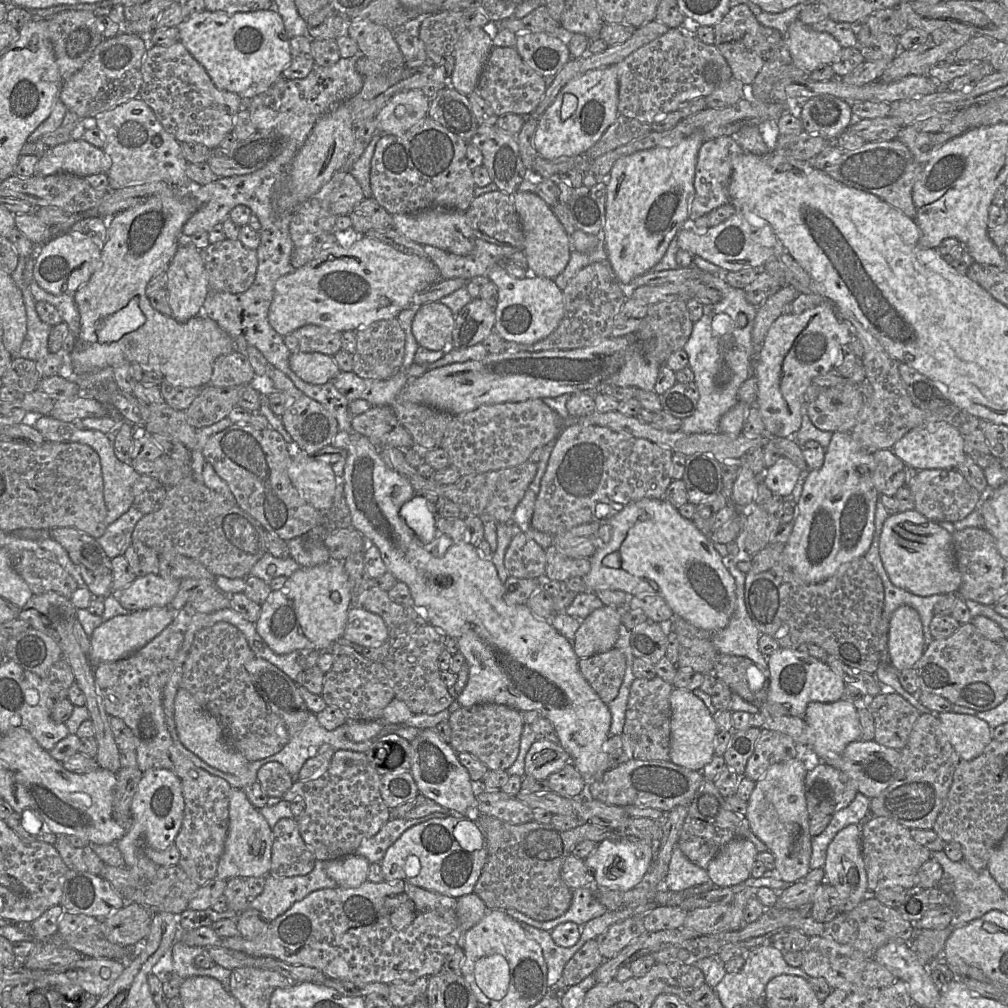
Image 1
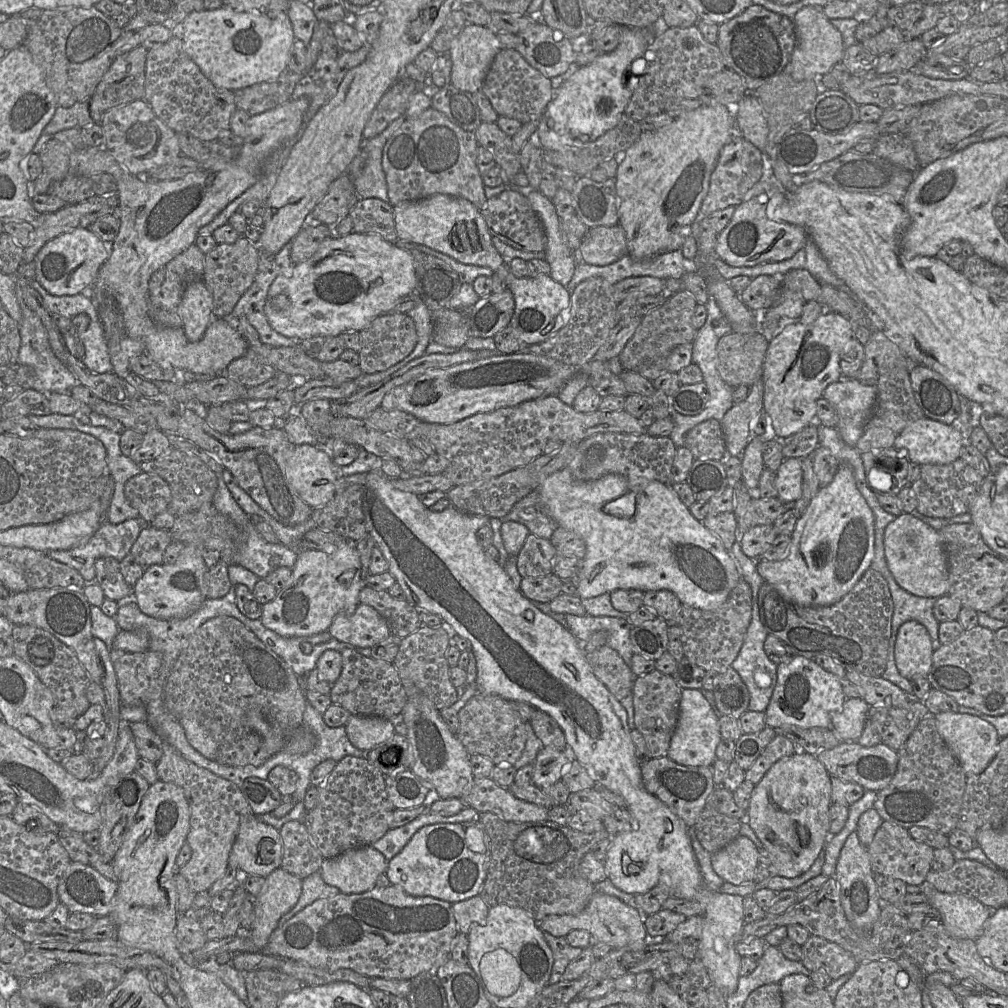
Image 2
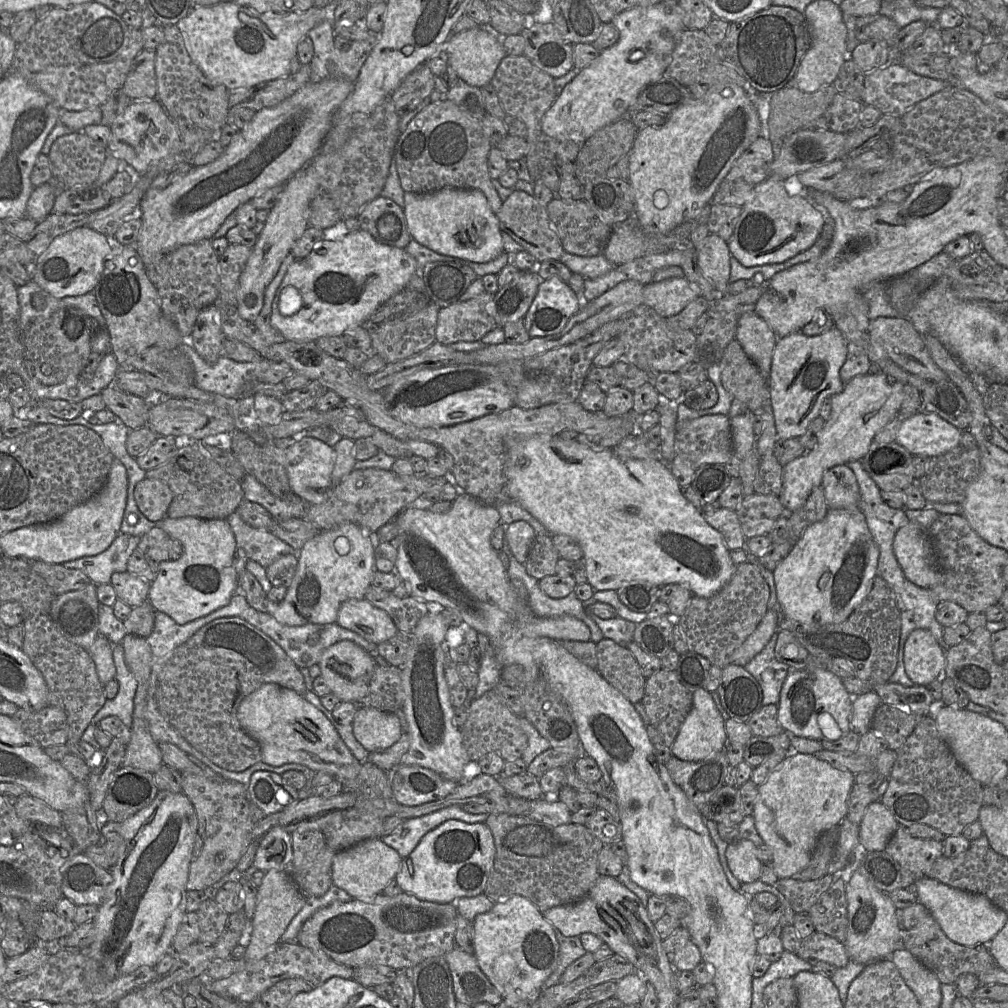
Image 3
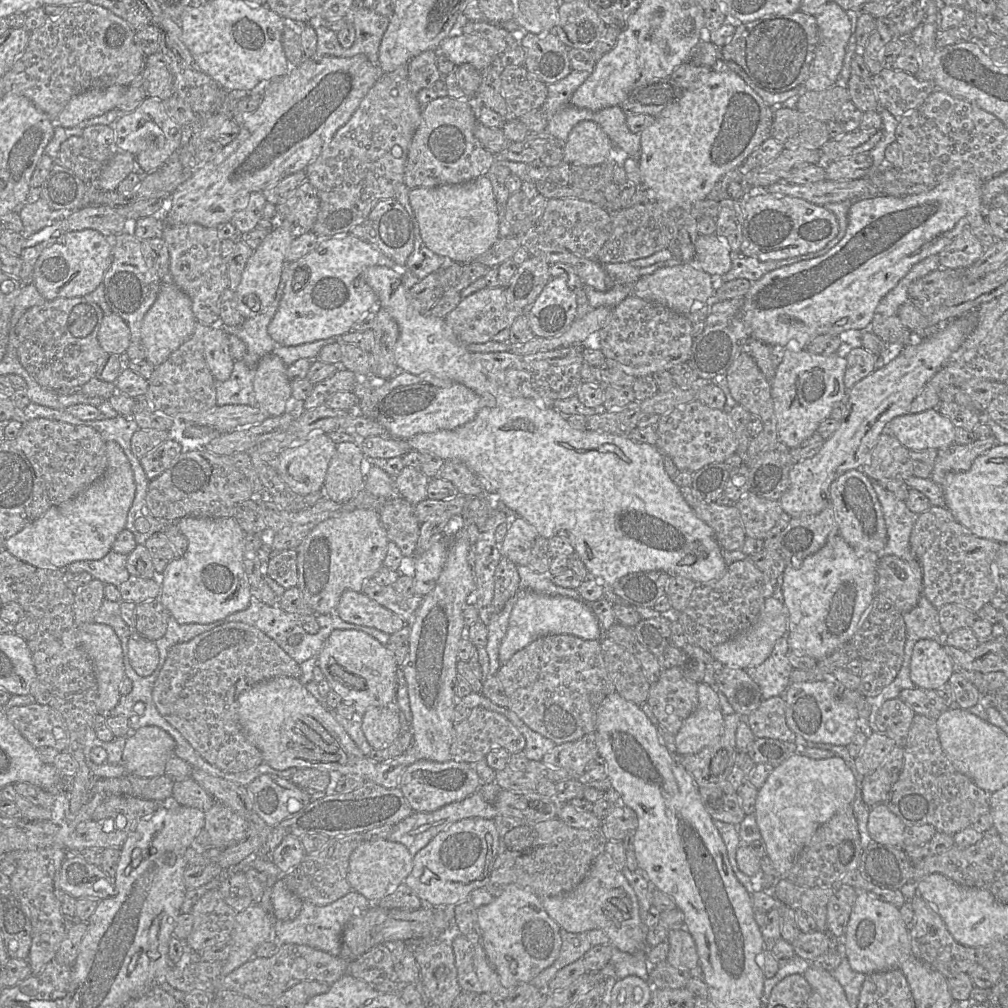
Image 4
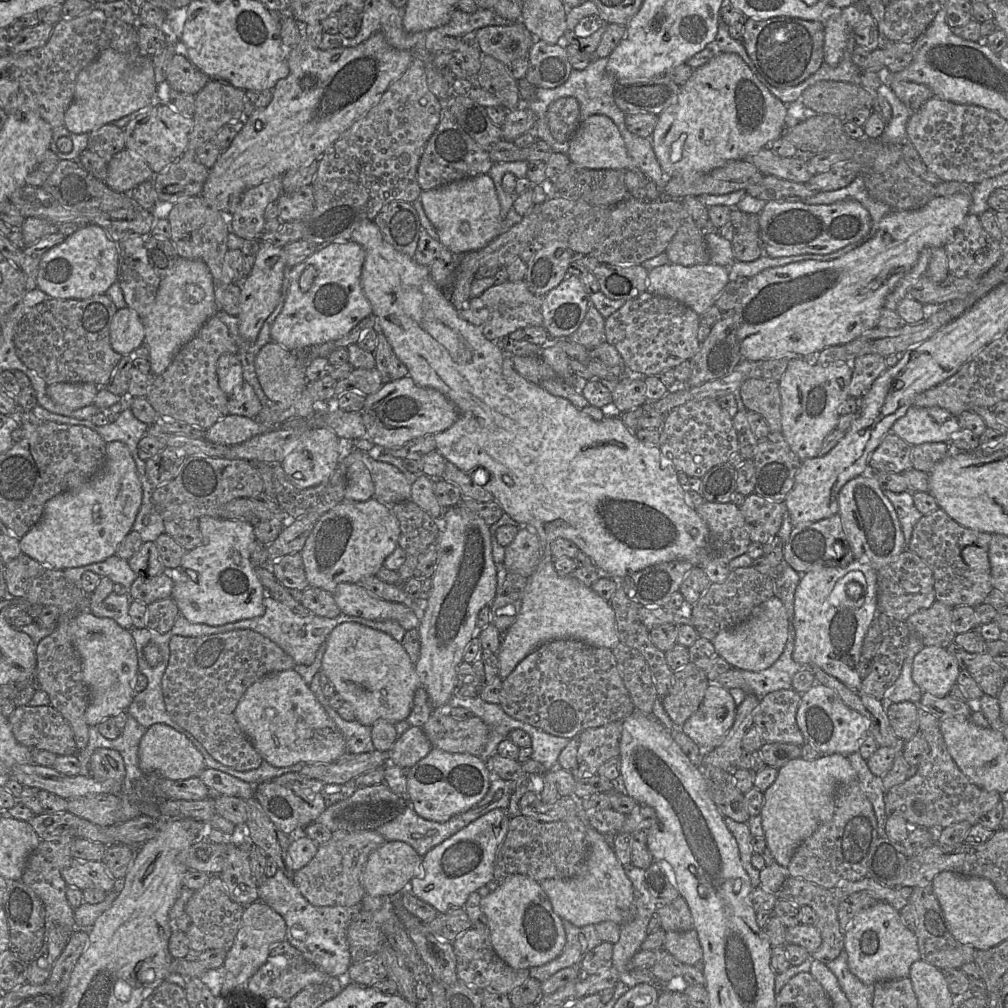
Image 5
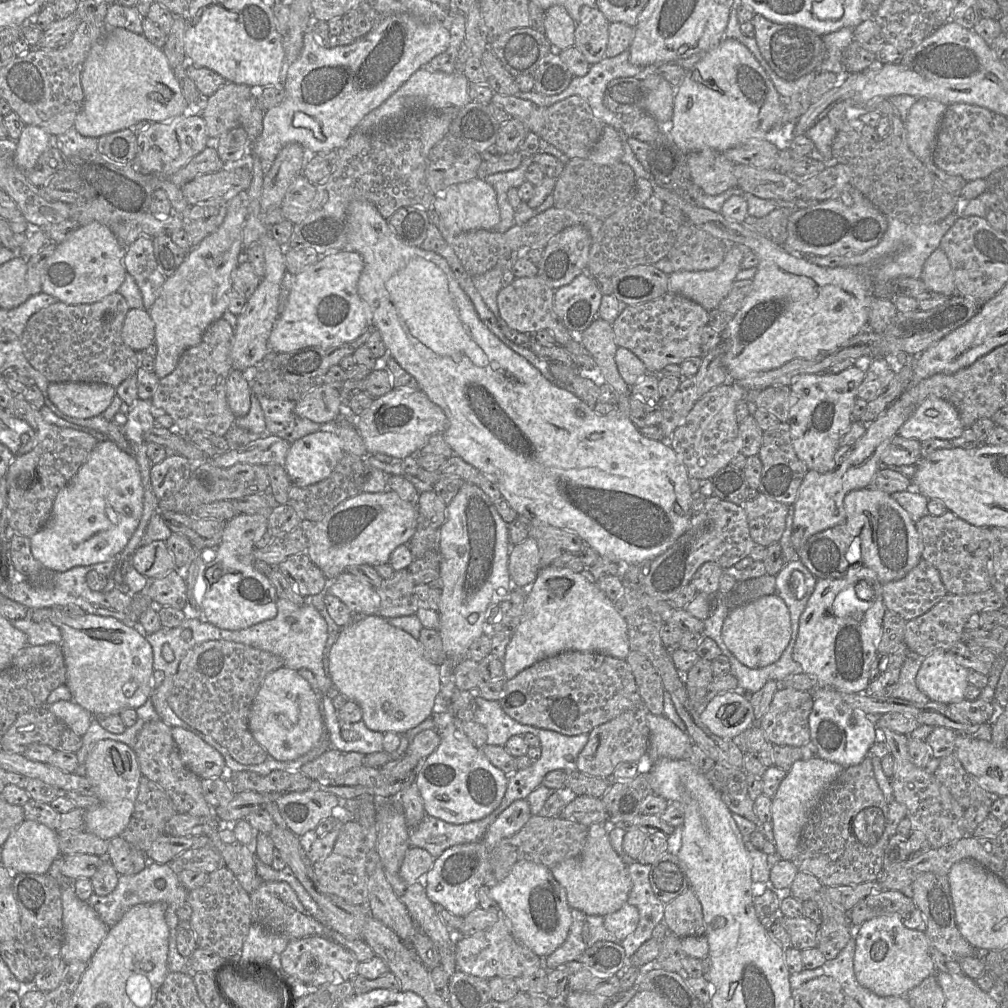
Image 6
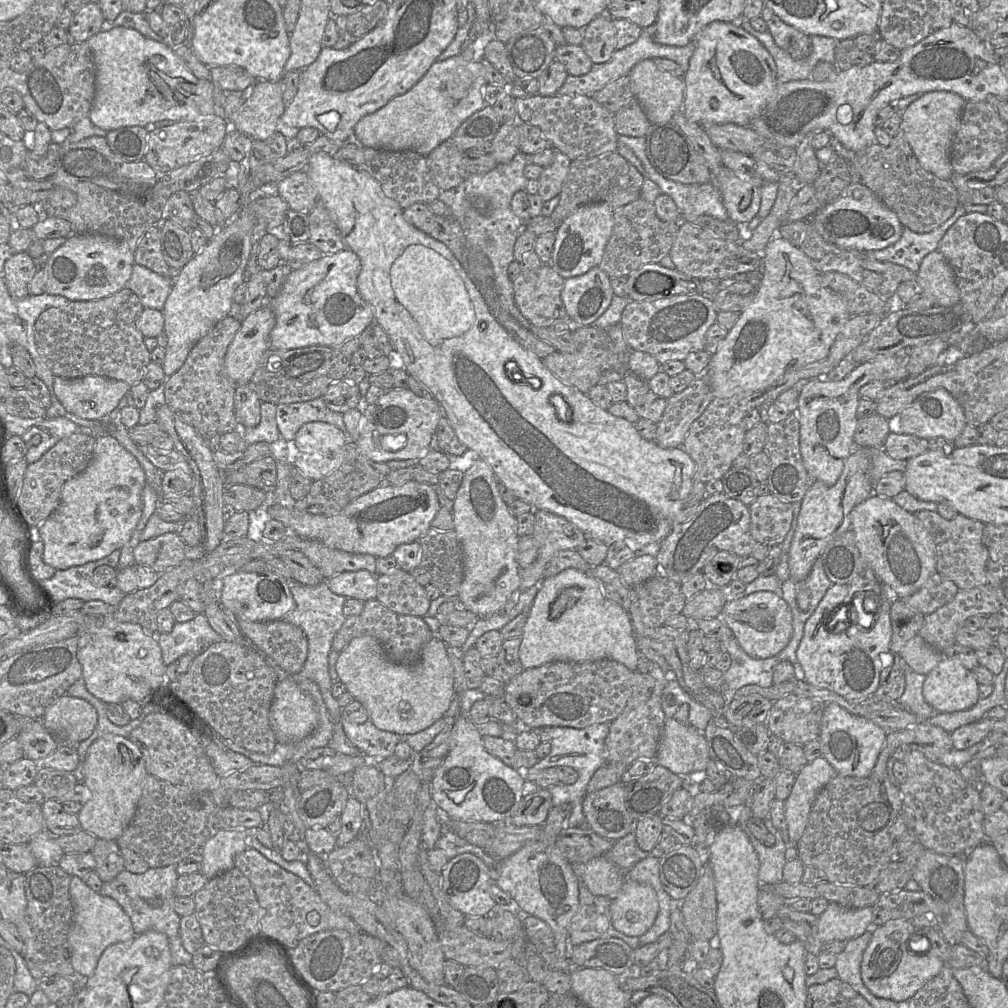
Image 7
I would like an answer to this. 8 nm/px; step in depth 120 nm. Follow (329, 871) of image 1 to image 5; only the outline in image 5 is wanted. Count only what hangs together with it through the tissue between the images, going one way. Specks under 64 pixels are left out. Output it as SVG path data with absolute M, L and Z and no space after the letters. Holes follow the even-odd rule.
M386 841L368 857L362 872L366 895L390 897L407 890L409 882L422 873L422 857L409 844Z

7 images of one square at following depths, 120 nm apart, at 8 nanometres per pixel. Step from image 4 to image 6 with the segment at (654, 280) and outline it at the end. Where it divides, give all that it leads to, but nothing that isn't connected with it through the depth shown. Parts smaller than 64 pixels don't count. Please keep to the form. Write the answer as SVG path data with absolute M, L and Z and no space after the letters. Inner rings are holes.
M733 244L723 262L708 271L675 271L669 275L667 293L678 294L701 305L708 312L717 308L729 293L741 261L749 247Z

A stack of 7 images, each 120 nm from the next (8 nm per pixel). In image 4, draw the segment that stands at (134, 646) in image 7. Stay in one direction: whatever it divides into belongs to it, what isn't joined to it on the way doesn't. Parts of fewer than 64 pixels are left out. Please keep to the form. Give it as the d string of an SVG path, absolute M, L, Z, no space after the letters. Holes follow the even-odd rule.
M96 622L85 623L80 626L80 641L82 647L90 658L97 682L96 707L99 714L109 717L109 712L118 704L121 694L119 687L125 678L123 653L120 638L114 630L106 625Z

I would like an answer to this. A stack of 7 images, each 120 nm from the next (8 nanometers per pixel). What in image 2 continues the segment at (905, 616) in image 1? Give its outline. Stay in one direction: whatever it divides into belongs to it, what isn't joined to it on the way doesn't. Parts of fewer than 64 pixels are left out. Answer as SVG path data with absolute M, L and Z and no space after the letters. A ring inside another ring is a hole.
M914 620L906 621L900 626L894 659L902 676L908 680L915 675L927 676L933 652L931 638L925 626Z

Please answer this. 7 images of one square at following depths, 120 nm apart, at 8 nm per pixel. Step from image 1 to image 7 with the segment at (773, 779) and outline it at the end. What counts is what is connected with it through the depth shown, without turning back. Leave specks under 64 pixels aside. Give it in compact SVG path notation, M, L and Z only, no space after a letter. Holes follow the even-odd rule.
M824 757L808 762L796 774L792 791L785 800L785 819L789 838L787 847L796 846L804 833L816 796L836 774L836 770Z

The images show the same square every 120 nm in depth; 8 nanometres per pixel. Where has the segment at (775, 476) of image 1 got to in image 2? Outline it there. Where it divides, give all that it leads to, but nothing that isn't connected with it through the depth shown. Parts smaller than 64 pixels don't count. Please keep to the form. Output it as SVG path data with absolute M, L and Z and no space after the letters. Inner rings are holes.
M786 458L776 471L775 487L778 498L784 502L795 502L802 494L803 458Z

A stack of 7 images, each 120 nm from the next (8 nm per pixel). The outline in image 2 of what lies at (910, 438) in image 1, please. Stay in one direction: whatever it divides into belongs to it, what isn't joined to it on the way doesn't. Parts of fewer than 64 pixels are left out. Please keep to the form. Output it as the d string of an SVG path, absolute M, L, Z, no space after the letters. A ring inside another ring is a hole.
M923 417L906 426L894 447L910 462L922 465L948 464L960 458L963 437L955 425Z

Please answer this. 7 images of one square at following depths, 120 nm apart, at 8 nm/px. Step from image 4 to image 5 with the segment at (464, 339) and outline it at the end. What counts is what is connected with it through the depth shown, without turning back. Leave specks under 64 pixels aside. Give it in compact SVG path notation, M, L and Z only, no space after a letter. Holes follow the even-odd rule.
M506 281L501 285L491 286L478 297L469 299L458 313L462 319L479 328L487 340L497 341L516 330L529 326L542 327L542 303L543 297L533 294L525 281Z

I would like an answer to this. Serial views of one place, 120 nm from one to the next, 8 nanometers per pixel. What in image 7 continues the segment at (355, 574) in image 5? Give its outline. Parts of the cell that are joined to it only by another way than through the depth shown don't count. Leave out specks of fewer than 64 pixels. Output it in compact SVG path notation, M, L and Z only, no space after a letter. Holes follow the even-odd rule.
M411 480L399 485L381 484L332 516L301 512L292 503L273 505L268 509L268 514L300 538L315 539L328 547L348 553L382 558L392 555L398 546L418 541L426 534L440 507L436 485Z

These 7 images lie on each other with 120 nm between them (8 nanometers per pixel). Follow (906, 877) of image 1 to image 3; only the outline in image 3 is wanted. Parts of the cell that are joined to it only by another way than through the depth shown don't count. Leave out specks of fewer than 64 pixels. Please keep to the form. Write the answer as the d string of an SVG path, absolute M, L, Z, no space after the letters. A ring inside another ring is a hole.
M899 825L884 851L896 860L902 868L912 872L916 880L927 877L926 874L933 863L943 855L943 841L913 837L907 832L907 827Z

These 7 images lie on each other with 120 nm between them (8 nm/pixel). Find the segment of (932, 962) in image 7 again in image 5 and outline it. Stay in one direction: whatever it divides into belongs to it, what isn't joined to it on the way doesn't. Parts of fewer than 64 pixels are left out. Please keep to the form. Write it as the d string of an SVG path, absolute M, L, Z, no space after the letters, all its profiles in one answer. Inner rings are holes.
M885 902L864 909L853 918L844 932L844 950L849 970L867 985L909 978L911 965L921 958L915 933L902 924L899 911Z

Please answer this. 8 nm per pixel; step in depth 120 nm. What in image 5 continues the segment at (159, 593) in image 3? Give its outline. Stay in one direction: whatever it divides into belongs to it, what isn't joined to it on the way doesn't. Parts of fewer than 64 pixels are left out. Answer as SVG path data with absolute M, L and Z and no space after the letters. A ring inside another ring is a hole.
M210 516L200 517L198 519L198 522L199 522L199 530L202 535L202 542L200 543L199 546L190 551L187 551L183 555L180 565L178 566L178 568L180 569L180 578L177 582L174 582L171 592L170 598L173 599L175 604L177 605L179 614L182 615L190 623L205 624L209 626L220 626L231 622L237 622L239 620L251 619L262 616L265 611L263 606L265 589L258 580L255 568L252 566L250 561L250 546L255 542L254 526L244 521L214 518Z

